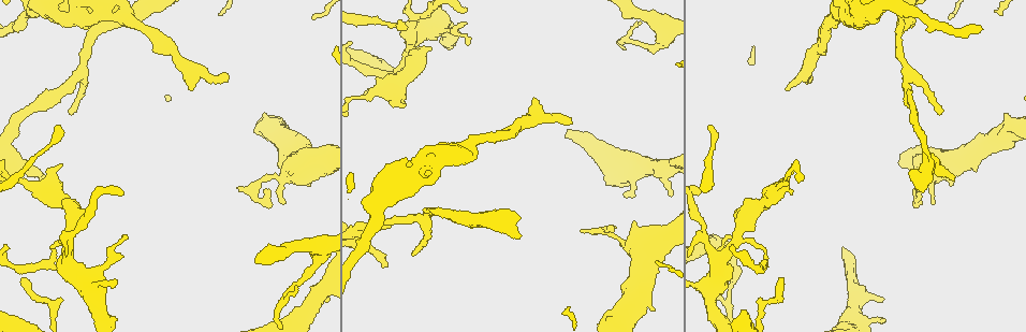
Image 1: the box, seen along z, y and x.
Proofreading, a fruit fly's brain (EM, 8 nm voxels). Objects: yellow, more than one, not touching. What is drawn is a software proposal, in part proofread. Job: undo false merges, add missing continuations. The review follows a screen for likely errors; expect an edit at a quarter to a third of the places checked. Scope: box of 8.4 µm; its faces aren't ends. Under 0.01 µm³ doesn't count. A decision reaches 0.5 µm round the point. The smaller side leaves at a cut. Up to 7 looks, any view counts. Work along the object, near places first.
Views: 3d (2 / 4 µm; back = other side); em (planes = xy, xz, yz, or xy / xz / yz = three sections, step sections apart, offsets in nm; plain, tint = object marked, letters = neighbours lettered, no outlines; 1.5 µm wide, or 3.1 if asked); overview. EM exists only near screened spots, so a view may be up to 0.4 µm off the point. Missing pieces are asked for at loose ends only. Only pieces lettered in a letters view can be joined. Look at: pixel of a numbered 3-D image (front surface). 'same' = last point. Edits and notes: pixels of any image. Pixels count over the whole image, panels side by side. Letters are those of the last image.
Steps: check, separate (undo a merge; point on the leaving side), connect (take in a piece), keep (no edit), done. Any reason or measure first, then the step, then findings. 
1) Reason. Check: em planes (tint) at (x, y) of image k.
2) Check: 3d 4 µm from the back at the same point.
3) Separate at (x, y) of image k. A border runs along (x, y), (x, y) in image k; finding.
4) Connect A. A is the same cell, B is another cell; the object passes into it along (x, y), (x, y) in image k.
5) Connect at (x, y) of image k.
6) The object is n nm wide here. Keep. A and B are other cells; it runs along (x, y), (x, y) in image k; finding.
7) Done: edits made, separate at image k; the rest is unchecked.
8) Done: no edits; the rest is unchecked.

Branch stops here. Check: em planes (tint) at (883, 321) of image 1.

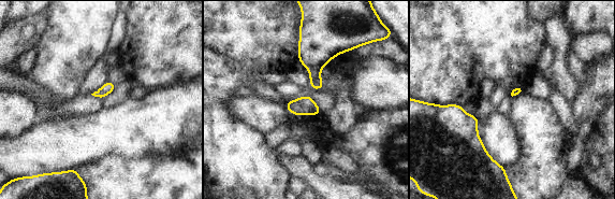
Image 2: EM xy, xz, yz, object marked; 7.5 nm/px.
Check: em planes (letters) at the same point.

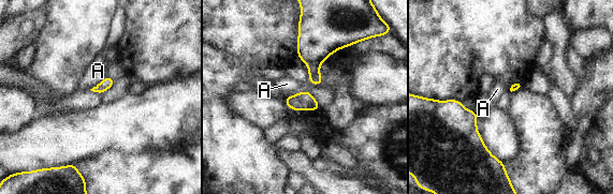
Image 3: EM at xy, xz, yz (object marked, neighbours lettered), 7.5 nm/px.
The longest contact is with A, 170 nm. Keep. A is another cell; a border runs along (107, 76), (89, 89) in image 3; none of them fits.

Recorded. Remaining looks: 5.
A narrow waist. Check: em xy step 4 (letters) at (763, 255) of image 1.

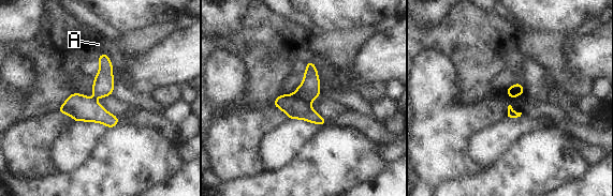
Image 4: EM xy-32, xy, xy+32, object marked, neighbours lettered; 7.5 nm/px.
Separate at (294, 108) of image 4. A is another cell; a border runs along (293, 94), (308, 104) in image 4; two cells meet here.

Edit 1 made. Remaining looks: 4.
Check: overview.

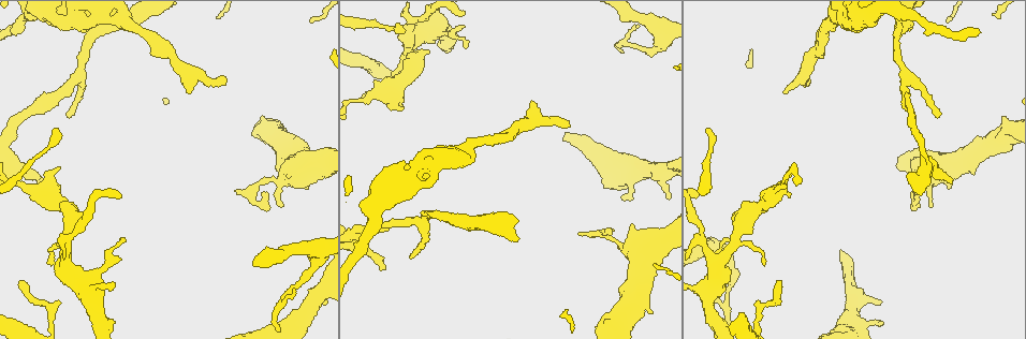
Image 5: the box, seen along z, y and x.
Sharp bend. Check: em xy step 4 (letters) at (358, 102) of image 5.

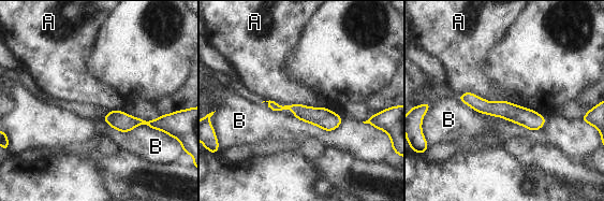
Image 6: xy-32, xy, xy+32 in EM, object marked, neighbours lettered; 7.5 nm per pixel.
The longest contact is with A, 420 nm. Keep. A and B are other cells; continuous, no second cell.

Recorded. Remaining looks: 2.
Done: edits made, separate at image 4; the rest is unchecked.

